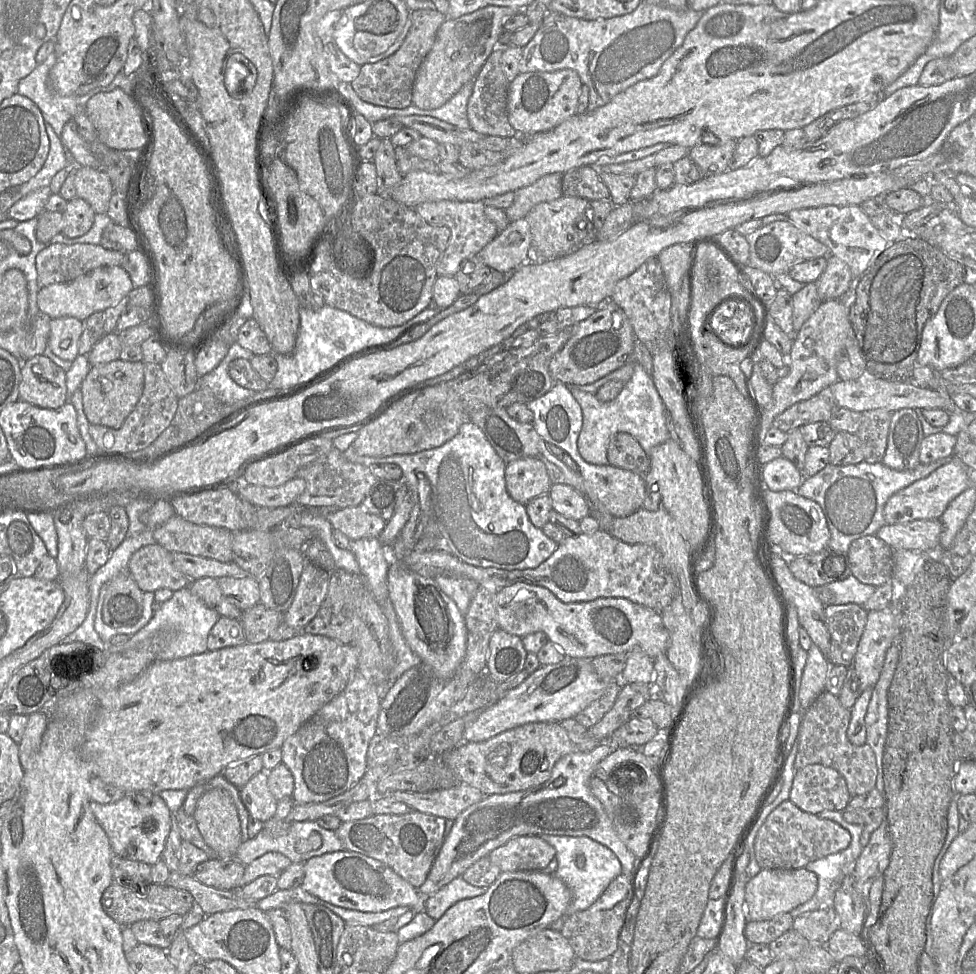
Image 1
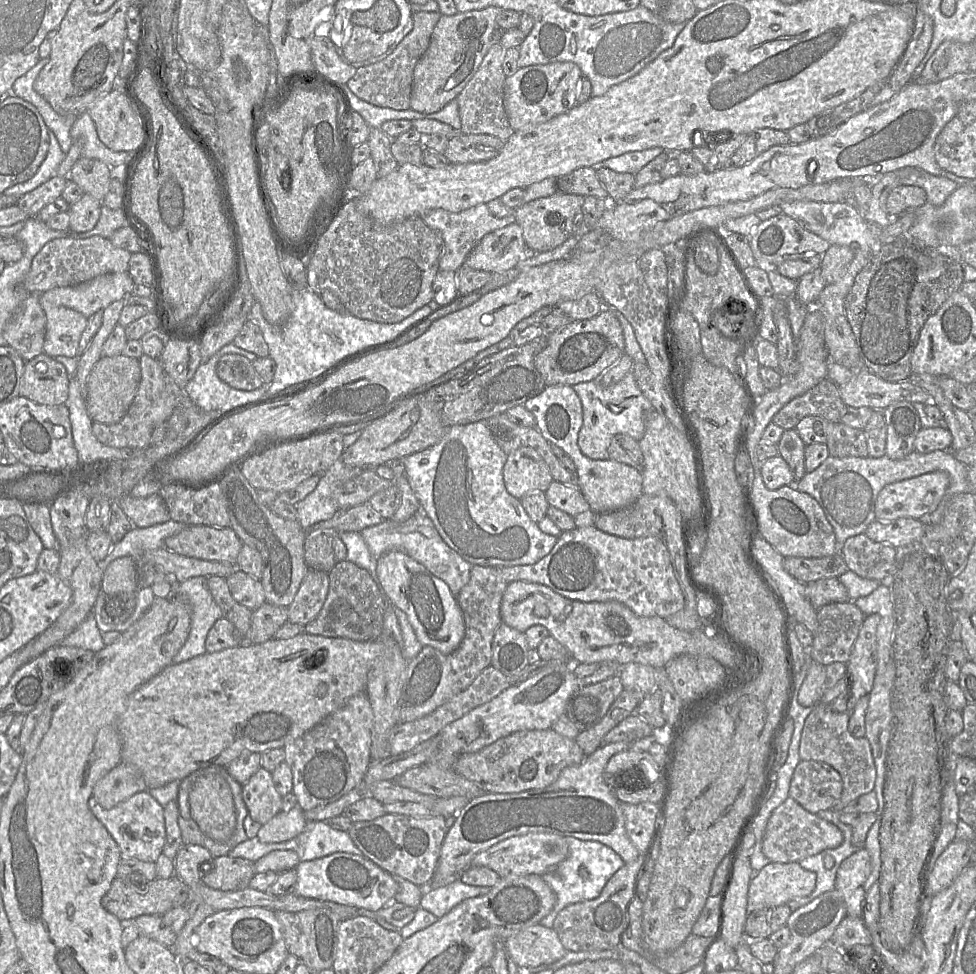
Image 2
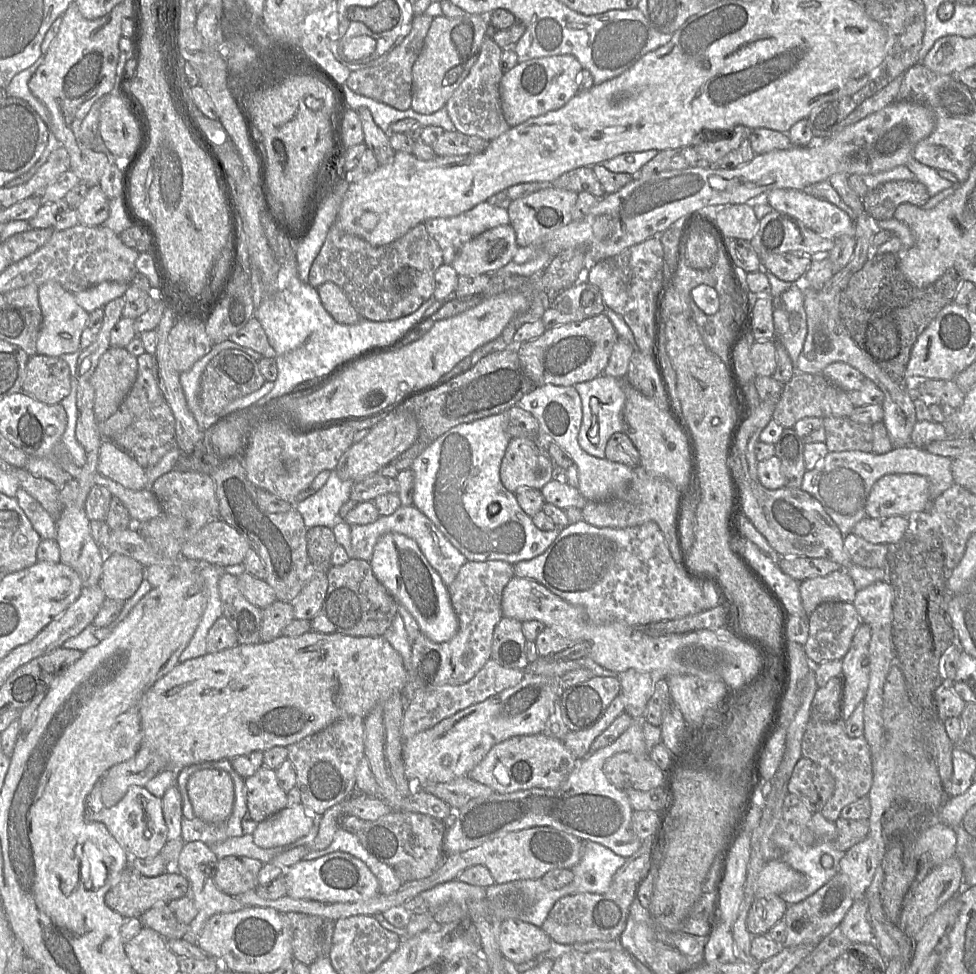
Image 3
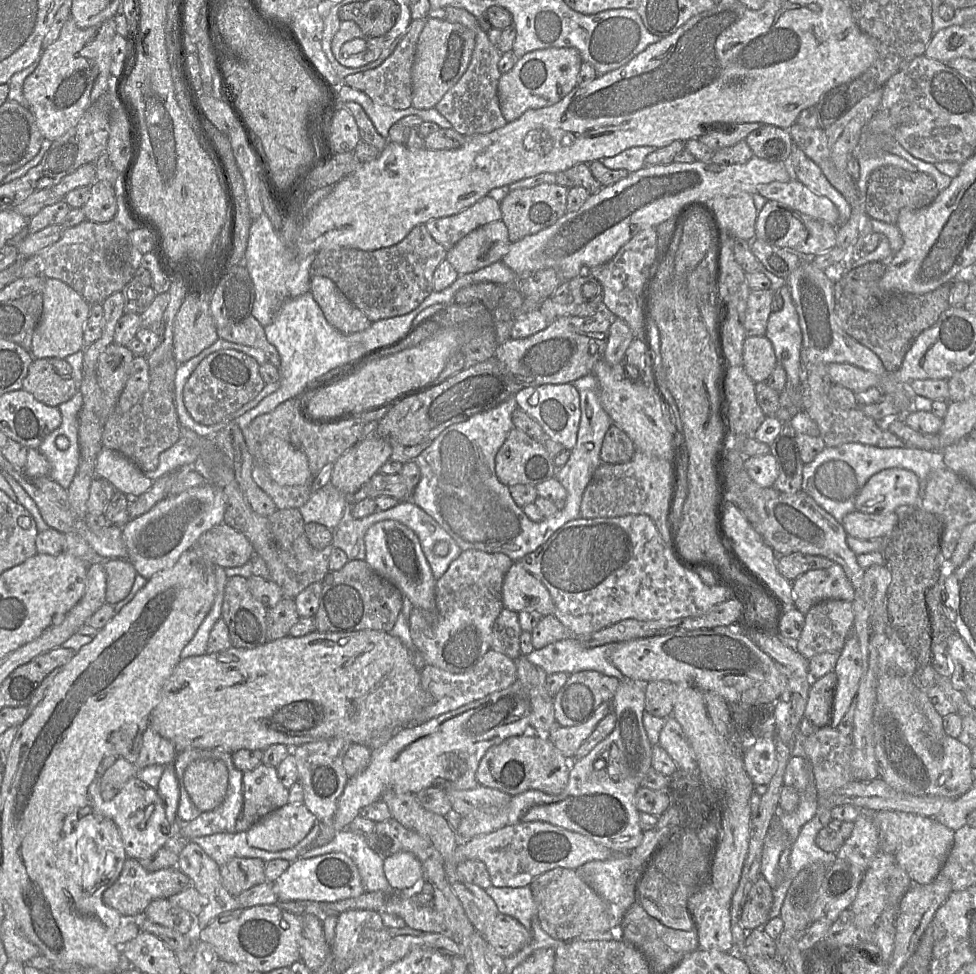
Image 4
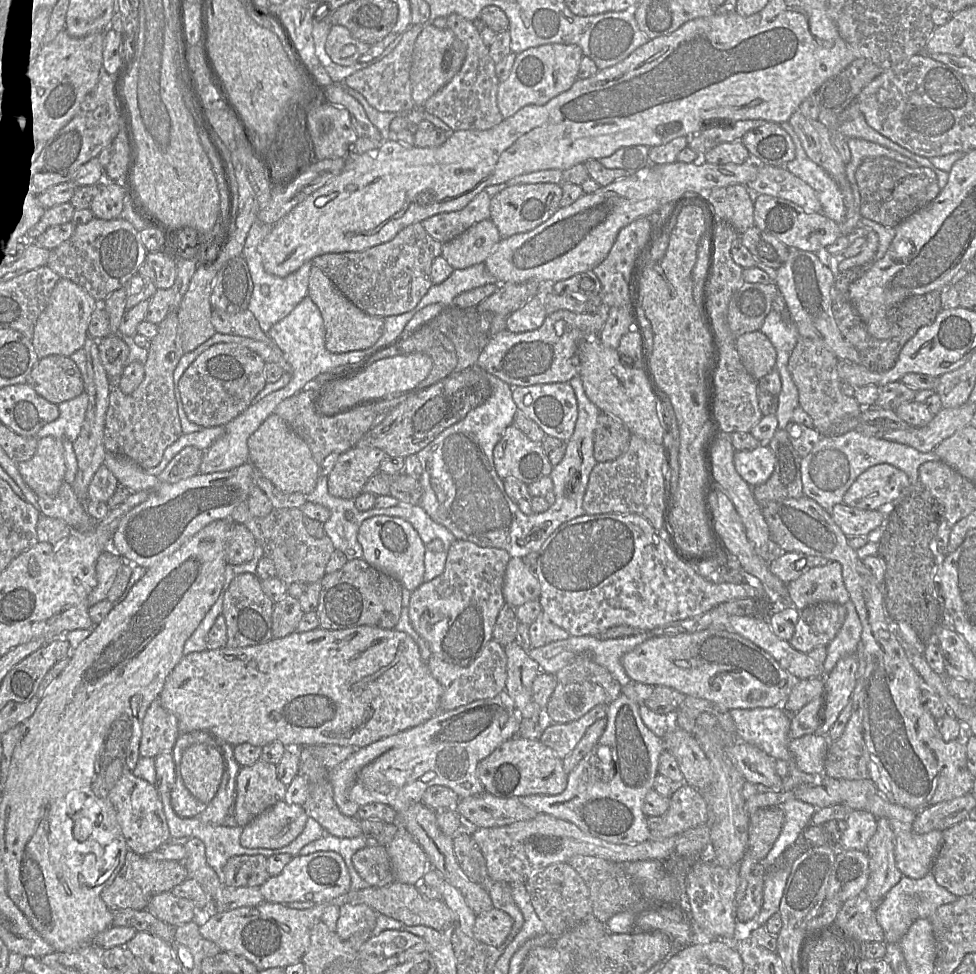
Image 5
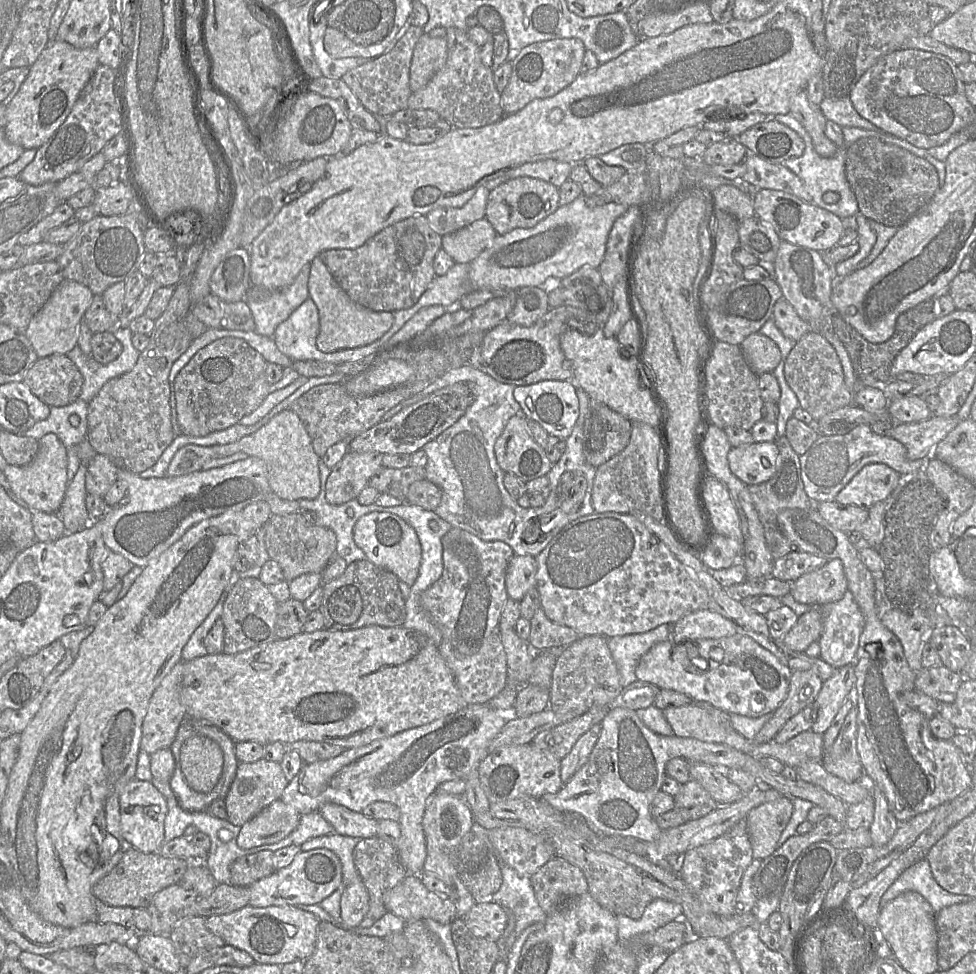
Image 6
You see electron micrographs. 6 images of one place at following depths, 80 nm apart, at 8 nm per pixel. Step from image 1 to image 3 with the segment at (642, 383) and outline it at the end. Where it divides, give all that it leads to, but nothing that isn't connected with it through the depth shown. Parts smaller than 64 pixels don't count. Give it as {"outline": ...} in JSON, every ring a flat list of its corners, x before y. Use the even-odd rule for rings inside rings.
{"outline":[[604,374,593,380,577,383,573,387,580,395,582,403,582,424,578,433,578,444,587,454,596,458,605,458,605,448,609,438,617,432,626,433,626,424,623,420,623,409,625,406,625,392,623,390,623,380],[594,426,598,426,598,442,593,444,588,436,588,431]]}

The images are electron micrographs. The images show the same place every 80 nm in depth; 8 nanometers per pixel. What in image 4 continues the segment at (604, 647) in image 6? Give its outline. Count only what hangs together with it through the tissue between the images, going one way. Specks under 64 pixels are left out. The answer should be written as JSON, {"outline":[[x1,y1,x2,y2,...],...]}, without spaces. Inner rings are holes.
{"outline":[[593,670,569,674,565,685,553,697,555,720,560,726,576,726,585,723,605,701,613,699,620,680]]}

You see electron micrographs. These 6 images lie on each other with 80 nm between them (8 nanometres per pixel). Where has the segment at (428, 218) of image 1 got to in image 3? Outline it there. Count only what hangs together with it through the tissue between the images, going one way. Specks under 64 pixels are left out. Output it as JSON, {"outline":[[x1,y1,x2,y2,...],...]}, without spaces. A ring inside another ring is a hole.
{"outline":[[484,201,458,216,431,218,426,220,424,224,428,233,437,241,442,250,443,264,452,265,455,256,467,242,489,229,509,225,510,219,506,209,493,206]]}

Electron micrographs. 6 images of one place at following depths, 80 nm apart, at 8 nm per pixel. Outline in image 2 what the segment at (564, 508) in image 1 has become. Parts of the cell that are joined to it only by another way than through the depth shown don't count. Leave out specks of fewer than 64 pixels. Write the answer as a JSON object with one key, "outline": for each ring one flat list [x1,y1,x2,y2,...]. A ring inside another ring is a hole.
{"outline":[[553,480,544,493,550,506,558,508,572,517,590,510,589,503,578,487]]}

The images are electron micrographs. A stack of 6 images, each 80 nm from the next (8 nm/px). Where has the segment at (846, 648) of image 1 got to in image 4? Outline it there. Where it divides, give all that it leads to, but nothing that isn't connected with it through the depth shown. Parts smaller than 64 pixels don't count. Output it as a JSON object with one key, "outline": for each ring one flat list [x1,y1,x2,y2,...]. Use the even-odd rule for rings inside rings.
{"outline":[[824,600,805,614,805,624,794,647,807,660,821,653,840,653,854,626,852,603]]}

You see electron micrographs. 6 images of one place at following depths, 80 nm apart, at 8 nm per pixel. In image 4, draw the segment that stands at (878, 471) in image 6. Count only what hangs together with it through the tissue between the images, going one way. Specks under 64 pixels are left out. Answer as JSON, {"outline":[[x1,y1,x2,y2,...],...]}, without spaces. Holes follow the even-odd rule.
{"outline":[[889,468,871,476,855,501,855,509,867,514,887,514,899,508,917,506,920,483,916,474]]}

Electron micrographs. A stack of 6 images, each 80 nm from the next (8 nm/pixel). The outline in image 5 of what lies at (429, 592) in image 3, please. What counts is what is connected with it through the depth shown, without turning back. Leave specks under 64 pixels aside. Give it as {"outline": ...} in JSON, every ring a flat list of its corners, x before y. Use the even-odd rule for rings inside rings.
{"outline":[[374,516,360,526,357,536,363,549,363,559,371,566,396,579,413,592,424,583,424,544,413,526,406,520,391,516]]}

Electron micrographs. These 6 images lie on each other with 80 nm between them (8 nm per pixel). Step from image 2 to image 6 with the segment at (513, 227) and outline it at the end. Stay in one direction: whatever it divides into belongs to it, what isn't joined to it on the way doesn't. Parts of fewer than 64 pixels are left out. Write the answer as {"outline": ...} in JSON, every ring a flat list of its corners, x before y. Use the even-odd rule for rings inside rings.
{"outline":[[483,218,442,236,442,248,455,263,470,264,493,243,497,235,491,223]]}

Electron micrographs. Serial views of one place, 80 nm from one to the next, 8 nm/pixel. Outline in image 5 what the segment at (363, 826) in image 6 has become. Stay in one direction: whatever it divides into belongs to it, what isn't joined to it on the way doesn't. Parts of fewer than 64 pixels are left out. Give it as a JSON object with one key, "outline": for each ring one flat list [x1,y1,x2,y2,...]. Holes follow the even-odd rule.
{"outline":[[312,745,295,748,298,753,298,773,308,781,309,793,302,805,308,816,315,819,327,834,353,838,362,835,360,819,341,813,333,798,329,769,313,756]]}

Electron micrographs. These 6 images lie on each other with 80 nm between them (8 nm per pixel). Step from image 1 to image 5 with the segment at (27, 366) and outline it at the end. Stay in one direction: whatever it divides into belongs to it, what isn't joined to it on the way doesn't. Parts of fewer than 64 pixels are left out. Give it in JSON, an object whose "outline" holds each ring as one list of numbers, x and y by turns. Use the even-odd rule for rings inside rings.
{"outline":[[62,355,38,359,28,374,25,384,52,404,60,404,79,396,84,391,82,376,76,364]]}

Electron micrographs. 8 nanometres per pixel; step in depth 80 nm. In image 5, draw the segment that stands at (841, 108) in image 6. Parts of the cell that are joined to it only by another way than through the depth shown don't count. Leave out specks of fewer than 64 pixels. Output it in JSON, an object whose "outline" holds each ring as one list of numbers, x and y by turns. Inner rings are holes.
{"outline":[[856,101,839,115,839,124,835,126,835,129,830,130,837,130,847,138,855,137,879,144,917,162,920,166,931,169,937,176,940,190,944,188,948,182,948,172,943,170,940,172,939,169,930,162,929,158,914,154,871,127,864,119]]}

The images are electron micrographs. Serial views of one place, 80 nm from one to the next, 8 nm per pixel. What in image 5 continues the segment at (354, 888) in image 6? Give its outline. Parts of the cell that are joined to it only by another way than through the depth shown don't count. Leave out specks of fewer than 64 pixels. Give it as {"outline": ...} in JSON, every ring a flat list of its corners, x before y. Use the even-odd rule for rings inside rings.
{"outline":[[342,903,337,921,336,933,342,940,348,940,361,931,373,931,378,913,371,907]]}

